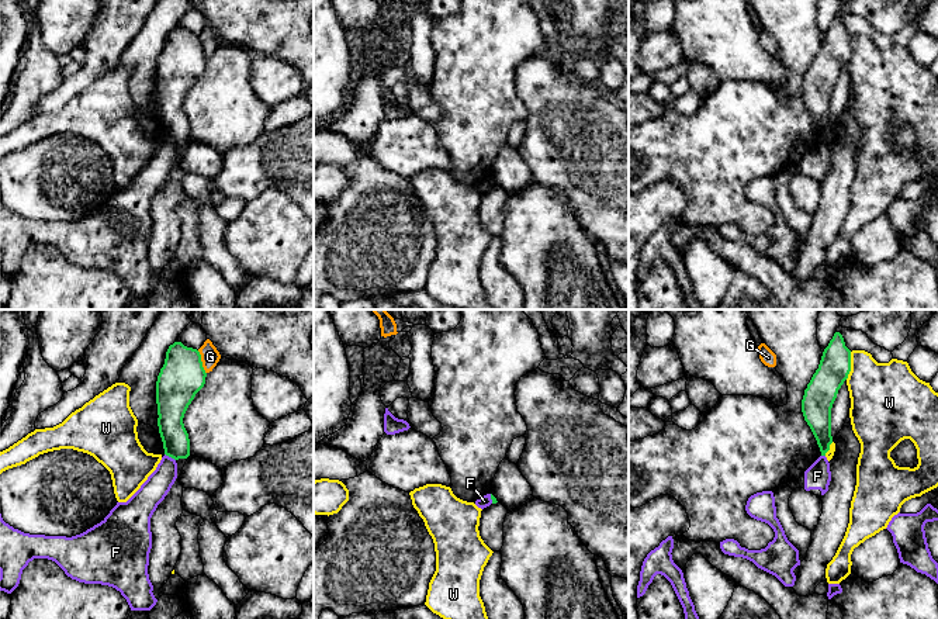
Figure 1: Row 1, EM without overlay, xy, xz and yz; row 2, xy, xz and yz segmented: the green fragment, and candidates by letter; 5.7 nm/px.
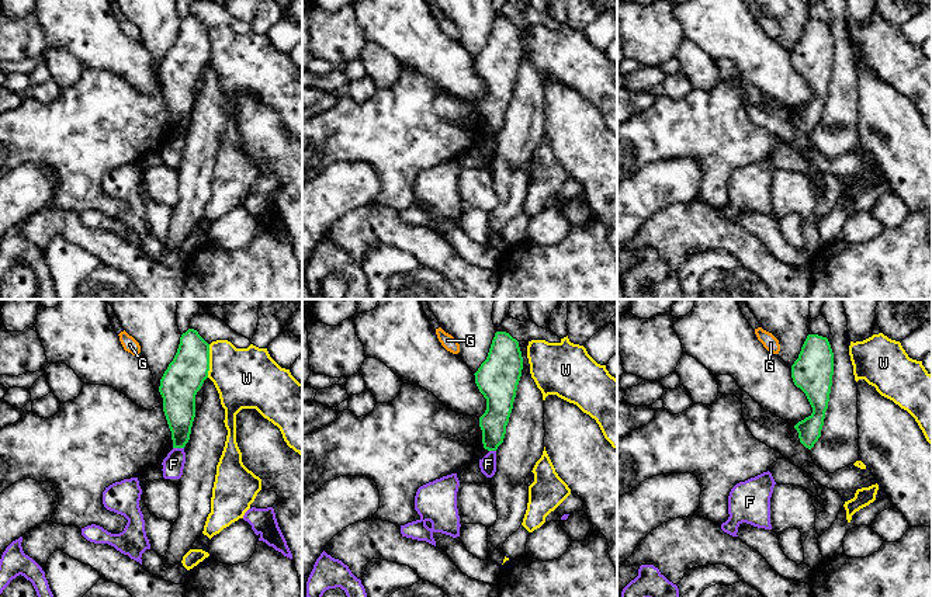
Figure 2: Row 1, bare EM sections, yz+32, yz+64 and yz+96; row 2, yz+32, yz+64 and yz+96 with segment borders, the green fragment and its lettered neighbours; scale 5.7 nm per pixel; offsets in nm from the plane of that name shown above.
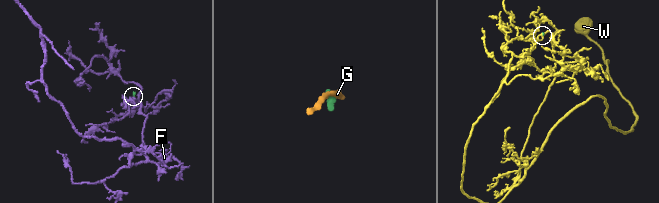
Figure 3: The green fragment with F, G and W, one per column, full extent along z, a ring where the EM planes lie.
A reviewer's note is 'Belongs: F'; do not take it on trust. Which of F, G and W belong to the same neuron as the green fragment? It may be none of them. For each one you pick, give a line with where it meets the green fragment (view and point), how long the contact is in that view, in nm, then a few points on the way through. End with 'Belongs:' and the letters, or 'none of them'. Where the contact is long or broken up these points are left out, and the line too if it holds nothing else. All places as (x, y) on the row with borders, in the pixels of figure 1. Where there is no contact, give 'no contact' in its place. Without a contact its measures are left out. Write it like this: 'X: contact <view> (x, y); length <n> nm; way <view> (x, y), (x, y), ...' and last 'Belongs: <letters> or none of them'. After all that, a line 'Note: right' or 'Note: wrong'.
Belongs: none of them
Note: wrong

